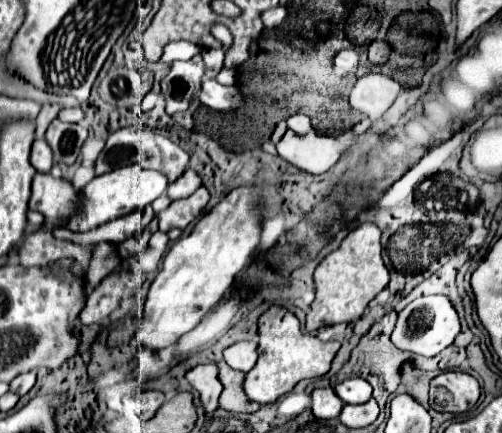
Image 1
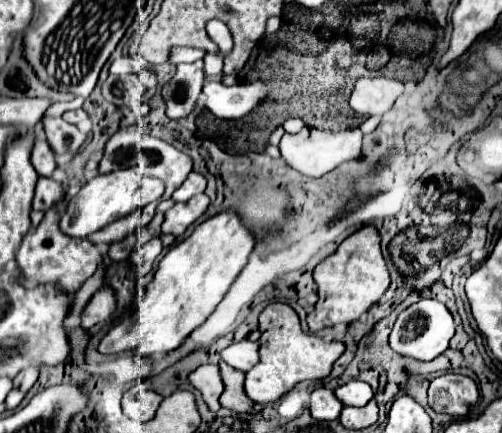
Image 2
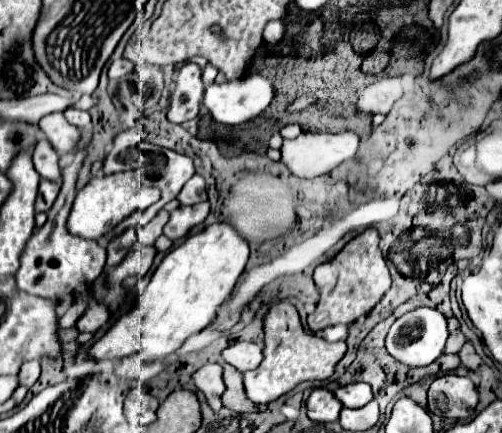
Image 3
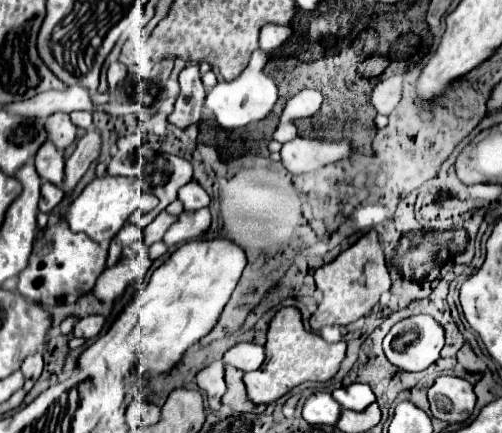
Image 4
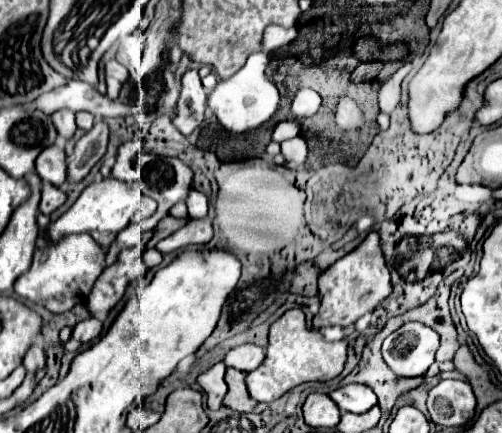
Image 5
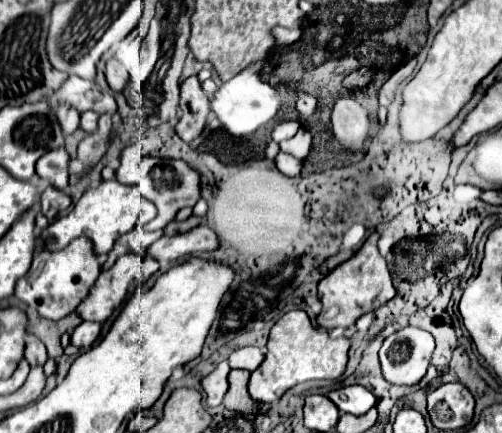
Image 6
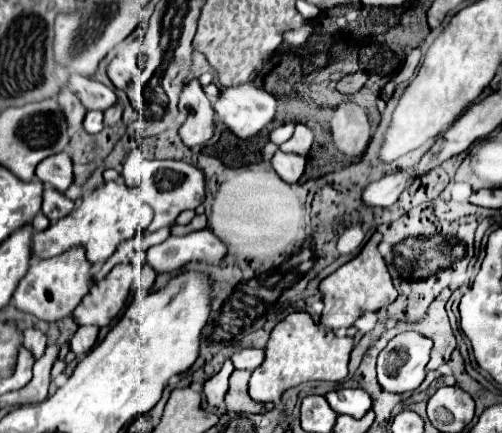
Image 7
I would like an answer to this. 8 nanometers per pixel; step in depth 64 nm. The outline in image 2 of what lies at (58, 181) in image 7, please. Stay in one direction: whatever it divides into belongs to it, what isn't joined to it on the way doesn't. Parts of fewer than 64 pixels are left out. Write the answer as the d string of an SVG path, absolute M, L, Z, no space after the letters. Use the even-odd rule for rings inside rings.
M36 140L32 148L32 166L40 176L52 176L56 162L54 162L54 152L46 140Z

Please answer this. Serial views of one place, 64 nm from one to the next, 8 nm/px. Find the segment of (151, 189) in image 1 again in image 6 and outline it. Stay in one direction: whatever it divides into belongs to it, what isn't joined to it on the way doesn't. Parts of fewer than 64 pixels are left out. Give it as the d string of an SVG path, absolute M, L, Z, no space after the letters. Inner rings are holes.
M102 180L96 188L88 188L82 198L74 204L74 208L70 210L70 214L54 220L48 228L42 230L42 242L44 248L48 250L60 250L64 246L68 246L68 242L72 242L78 236L88 236L94 242L94 252L98 256L106 256L116 238L120 234L126 234L128 230L132 230L138 224L138 216L142 210L150 210L152 202L146 200L136 186L126 186L120 184L118 180Z

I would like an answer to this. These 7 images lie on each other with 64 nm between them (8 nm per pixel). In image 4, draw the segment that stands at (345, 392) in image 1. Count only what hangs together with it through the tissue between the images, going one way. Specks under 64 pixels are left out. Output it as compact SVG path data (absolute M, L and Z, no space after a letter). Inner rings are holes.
M350 384L334 390L332 396L340 402L342 408L348 408L348 410L364 410L368 404L376 400L368 384Z

